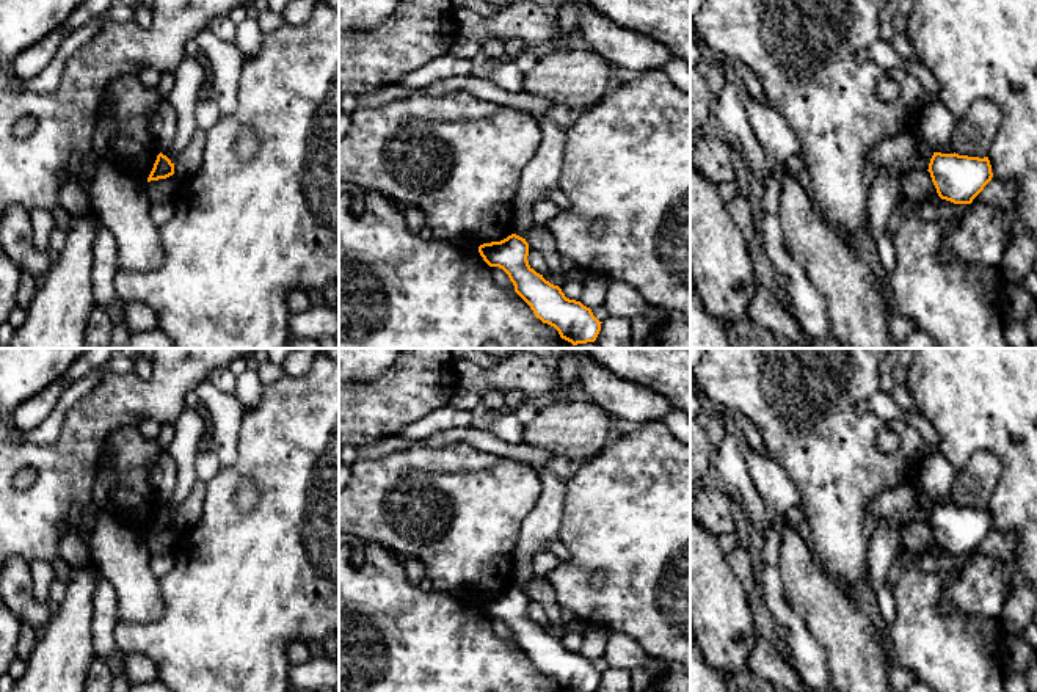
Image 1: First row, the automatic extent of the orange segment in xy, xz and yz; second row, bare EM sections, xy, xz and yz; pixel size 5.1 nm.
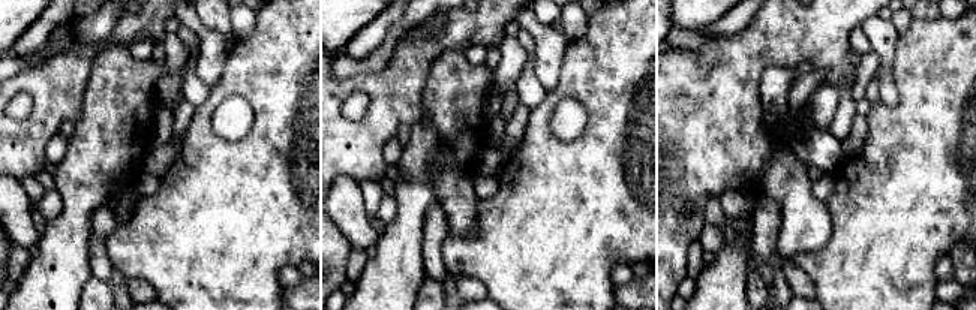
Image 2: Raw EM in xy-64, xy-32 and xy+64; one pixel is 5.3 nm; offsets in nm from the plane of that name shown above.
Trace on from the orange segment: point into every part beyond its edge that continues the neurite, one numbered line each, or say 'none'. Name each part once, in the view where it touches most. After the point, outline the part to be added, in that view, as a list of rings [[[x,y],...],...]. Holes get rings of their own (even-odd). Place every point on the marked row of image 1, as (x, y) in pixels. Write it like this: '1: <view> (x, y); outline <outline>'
none

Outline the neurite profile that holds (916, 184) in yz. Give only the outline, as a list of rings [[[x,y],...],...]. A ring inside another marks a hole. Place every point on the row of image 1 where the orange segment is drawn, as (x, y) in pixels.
[[[911,169],[902,174],[901,193],[913,201],[935,202],[940,199],[937,188],[932,182],[930,173],[927,169]]]

